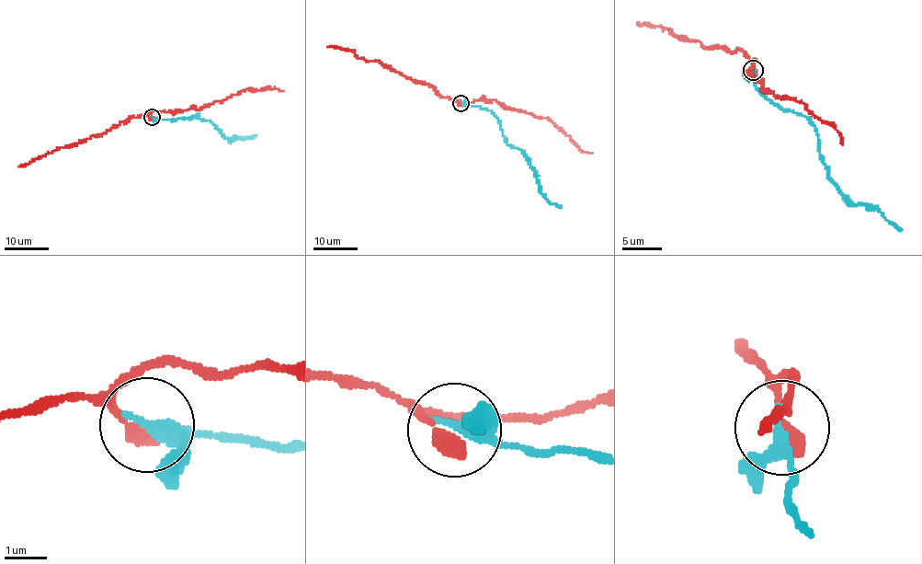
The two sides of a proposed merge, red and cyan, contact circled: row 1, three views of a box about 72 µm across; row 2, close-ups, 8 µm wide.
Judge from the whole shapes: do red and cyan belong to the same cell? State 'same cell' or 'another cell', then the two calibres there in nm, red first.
another cell; calibres 400 and 280 nm

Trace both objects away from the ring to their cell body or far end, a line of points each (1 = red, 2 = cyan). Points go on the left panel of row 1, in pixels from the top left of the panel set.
1: (152, 117), (149, 115), (152, 111), (201, 109), (247, 89), (268, 86), (284, 90)
2: (152, 117), (167, 120), (197, 117), (209, 120), (232, 141), (233, 136), (241, 139), (256, 135)

